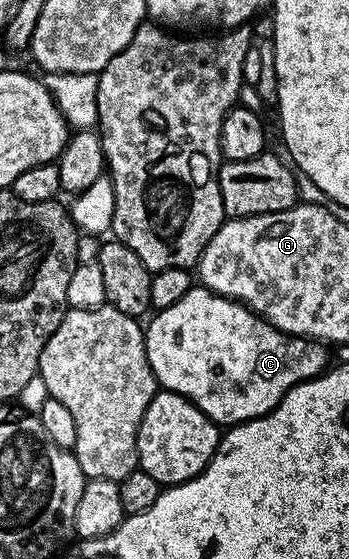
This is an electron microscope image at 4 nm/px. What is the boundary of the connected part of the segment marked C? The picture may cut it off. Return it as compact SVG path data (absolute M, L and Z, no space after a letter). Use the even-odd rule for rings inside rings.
M204 286L190 287L189 292L183 294L183 298L179 298L179 302L160 309L156 315L157 317L149 325L147 323L144 325L143 343L145 345L145 357L155 374L158 385L166 392L177 392L186 400L191 401L197 409L205 413L218 426L246 424L249 420L266 416L296 384L302 384L304 380L312 380L313 377L321 375L330 363L330 361L328 362L330 349L322 341L306 340L303 336L289 336L285 332L280 332L277 328L271 327L261 320L260 317L249 312L244 305L235 300L228 300L226 296L217 296Z

